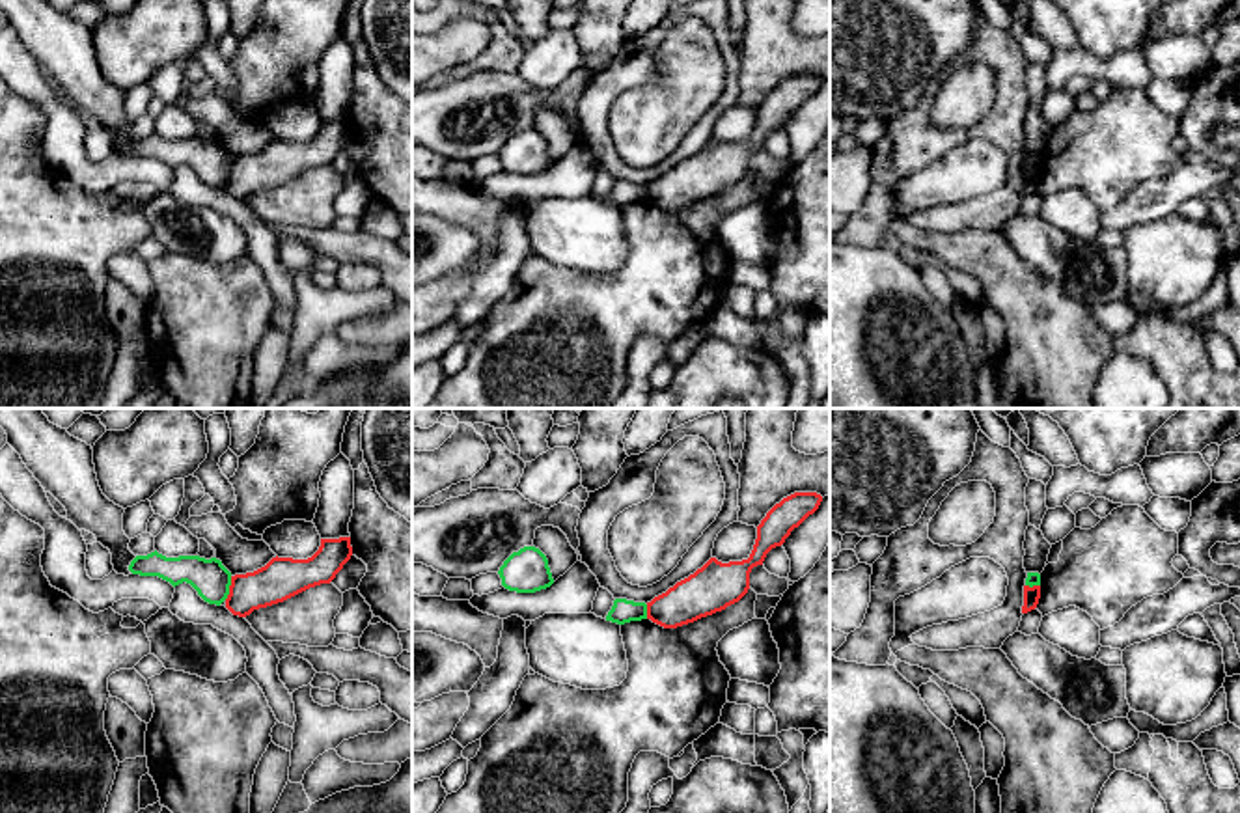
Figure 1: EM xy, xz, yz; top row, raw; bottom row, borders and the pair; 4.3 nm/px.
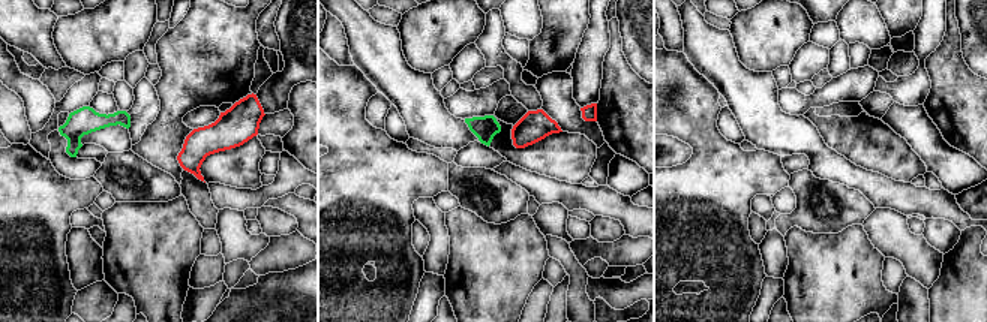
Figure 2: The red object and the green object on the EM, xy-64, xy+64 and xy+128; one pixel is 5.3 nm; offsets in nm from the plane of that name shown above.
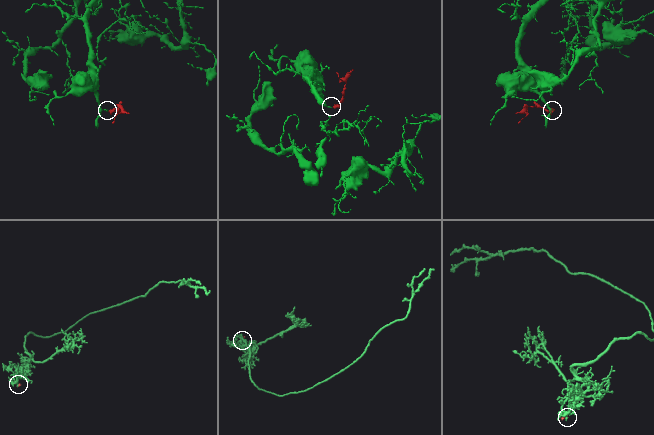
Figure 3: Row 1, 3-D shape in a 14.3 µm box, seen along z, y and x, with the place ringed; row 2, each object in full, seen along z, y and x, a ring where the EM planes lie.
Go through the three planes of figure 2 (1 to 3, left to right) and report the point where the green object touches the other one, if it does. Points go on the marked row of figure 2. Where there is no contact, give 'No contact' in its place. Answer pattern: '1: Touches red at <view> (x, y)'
1: No contact
2: No contact
3: No contact

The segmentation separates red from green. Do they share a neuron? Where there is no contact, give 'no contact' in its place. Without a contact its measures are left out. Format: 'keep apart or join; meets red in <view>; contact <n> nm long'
keep apart; meets red in xy; contact 110 nm long

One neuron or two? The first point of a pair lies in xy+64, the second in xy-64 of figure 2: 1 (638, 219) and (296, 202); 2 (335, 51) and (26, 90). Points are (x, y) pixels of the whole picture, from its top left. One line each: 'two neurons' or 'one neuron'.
1: one neuron
2: one neuron

